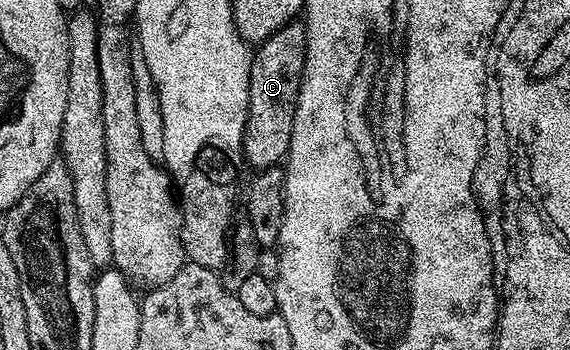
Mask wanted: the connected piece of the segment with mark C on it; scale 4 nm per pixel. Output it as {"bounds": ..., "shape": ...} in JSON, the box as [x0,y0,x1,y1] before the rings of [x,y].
{"bounds":[242,21,307,169],"shape":[[[292,21],[287,23],[273,37],[264,43],[258,44],[251,61],[249,73],[249,109],[247,110],[247,124],[243,139],[242,158],[247,158],[247,163],[254,169],[274,167],[282,164],[287,157],[287,150],[291,144],[293,133],[293,117],[295,116],[295,102],[299,96],[299,86],[303,80],[305,69],[305,49],[307,48],[307,29],[302,22]]]}

